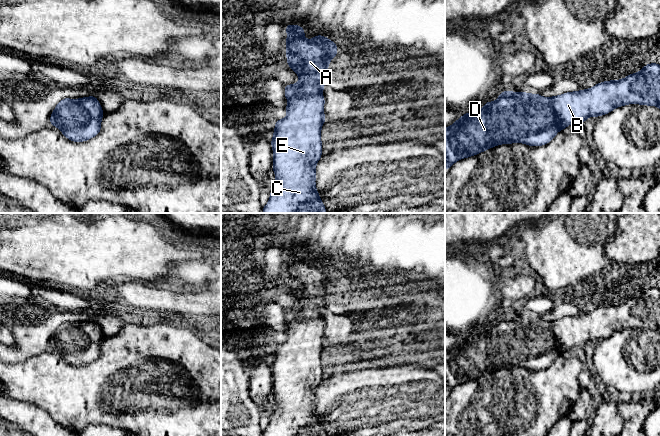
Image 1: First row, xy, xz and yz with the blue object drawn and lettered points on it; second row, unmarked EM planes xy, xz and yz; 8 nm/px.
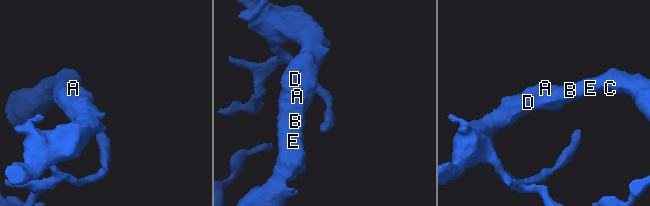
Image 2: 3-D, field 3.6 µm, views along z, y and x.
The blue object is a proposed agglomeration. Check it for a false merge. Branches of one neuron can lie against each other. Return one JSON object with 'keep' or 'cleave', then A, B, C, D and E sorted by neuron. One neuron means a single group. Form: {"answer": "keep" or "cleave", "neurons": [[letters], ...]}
{"answer": "keep", "neurons": [["A", "B", "C", "D", "E"]]}

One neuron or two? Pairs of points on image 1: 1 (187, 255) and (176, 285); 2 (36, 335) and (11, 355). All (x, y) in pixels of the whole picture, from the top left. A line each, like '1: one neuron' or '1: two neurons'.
1: two neurons
2: one neuron

